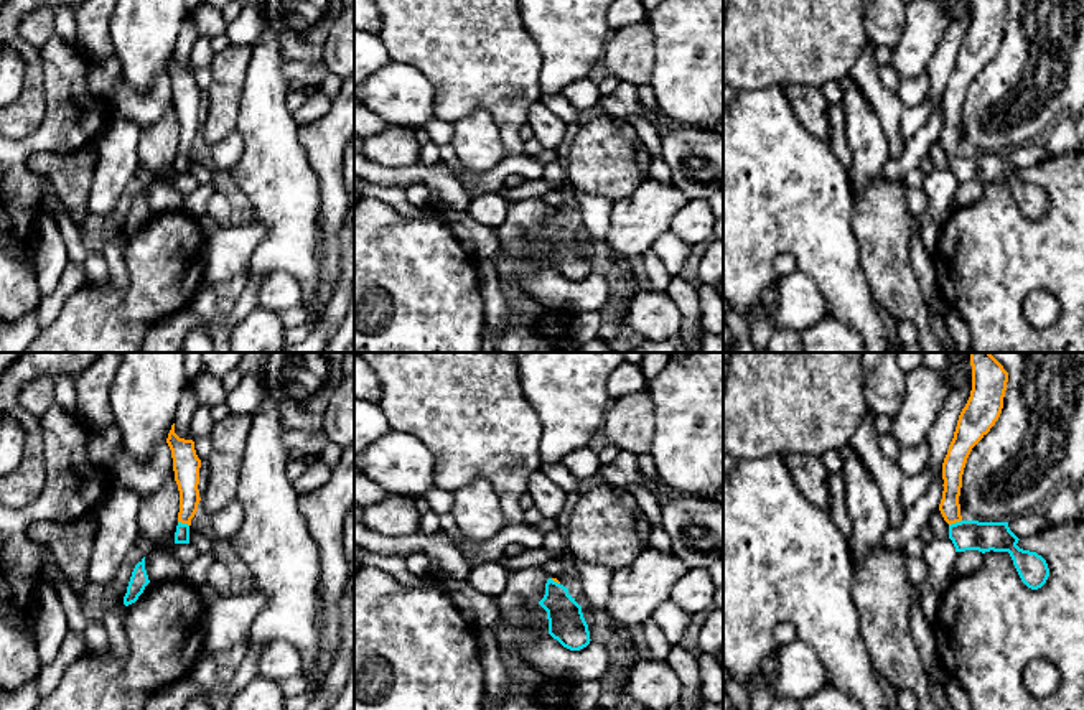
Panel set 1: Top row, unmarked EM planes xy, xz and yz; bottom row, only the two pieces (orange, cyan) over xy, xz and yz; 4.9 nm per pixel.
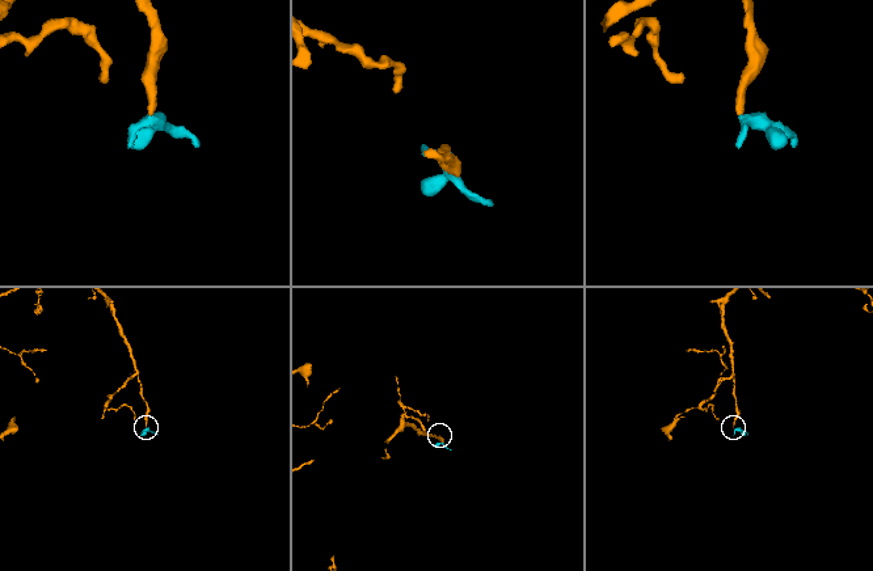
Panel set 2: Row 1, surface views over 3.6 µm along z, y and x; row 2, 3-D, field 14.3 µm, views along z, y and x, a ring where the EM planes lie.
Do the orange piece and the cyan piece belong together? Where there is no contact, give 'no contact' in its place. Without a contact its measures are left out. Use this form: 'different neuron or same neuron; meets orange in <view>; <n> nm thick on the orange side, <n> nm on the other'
same neuron; meets orange in yz; 100 nm thick on the orange side, 140 nm on the other

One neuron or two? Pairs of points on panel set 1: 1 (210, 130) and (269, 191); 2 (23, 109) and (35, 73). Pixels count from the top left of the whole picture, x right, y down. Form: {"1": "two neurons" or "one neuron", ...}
{"1": "two neurons", "2": "one neuron"}

